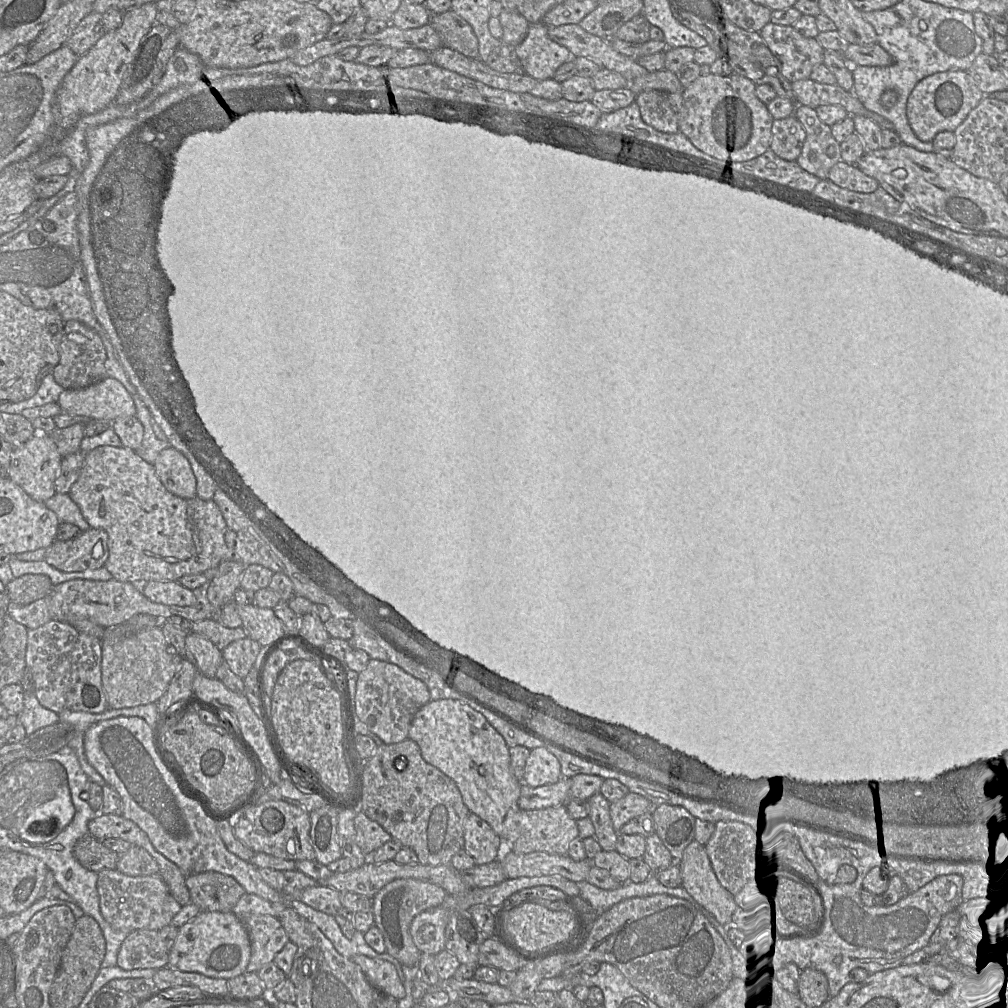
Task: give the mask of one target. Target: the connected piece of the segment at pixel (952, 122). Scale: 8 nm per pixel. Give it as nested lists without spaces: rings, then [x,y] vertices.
[[[967,71],[934,73],[920,80],[913,88],[906,106],[907,119],[919,140],[932,142],[939,132],[954,132],[984,97],[985,94],[976,86]]]

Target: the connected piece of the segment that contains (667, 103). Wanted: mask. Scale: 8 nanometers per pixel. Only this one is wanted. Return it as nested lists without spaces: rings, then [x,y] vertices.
[[[645,90],[636,95],[636,103],[645,123],[661,132],[676,133],[682,98],[682,92]]]

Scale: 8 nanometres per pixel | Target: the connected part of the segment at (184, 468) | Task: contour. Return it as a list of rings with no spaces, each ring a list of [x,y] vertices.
[[[173,448],[162,450],[153,463],[163,486],[173,495],[191,499],[196,497],[196,478],[185,456]]]

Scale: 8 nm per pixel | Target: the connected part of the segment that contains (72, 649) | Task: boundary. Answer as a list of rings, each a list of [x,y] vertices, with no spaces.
[[[51,619],[44,625],[27,630],[26,666],[31,670],[34,693],[39,703],[56,713],[64,710],[101,713],[108,708],[101,682],[101,640],[81,633],[70,624]]]

